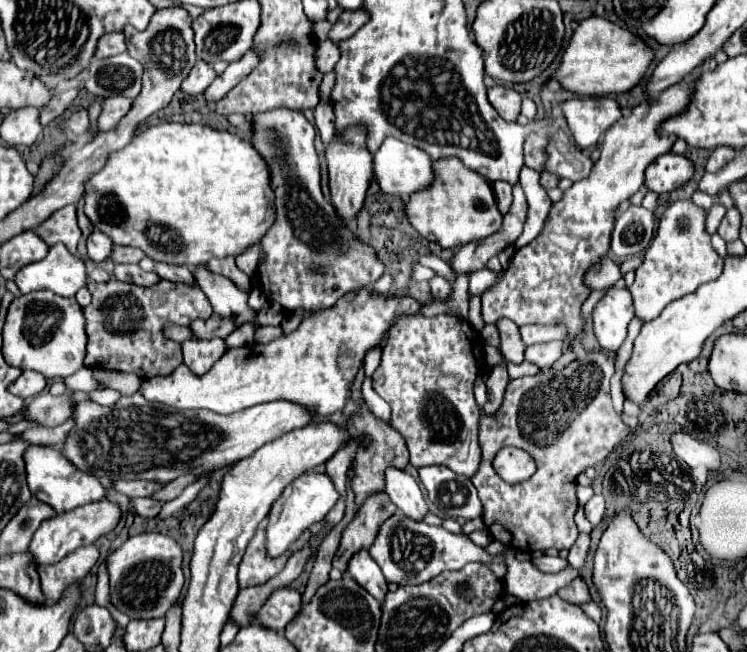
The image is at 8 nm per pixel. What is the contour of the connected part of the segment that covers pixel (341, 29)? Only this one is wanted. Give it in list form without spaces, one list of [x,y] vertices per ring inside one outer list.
[[[355,10],[355,12],[343,12],[337,22],[331,26],[327,38],[331,42],[341,42],[345,38],[349,38],[351,34],[355,34],[355,30],[359,30],[359,26],[367,20],[367,12],[365,10]]]

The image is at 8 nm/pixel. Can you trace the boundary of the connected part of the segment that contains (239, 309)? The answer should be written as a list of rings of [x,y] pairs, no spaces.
[[[205,264],[195,266],[193,270],[195,282],[207,296],[209,304],[213,306],[213,312],[219,316],[229,316],[233,314],[237,320],[237,326],[251,322],[255,318],[255,312],[247,306],[247,290],[241,290],[235,282],[229,278],[211,272]]]

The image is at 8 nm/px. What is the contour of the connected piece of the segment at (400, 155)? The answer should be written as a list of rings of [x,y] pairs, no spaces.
[[[387,138],[387,142],[383,142],[383,146],[377,150],[373,156],[373,172],[385,194],[397,194],[401,198],[409,198],[413,192],[427,190],[435,180],[431,156],[415,146],[399,142],[397,138]]]

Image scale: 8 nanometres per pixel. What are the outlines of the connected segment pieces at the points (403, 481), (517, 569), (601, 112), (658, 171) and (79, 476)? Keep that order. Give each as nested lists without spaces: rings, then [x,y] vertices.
[[[393,466],[385,470],[385,494],[403,514],[407,514],[407,518],[423,520],[423,516],[429,512],[421,488],[405,470]]]
[[[513,550],[503,552],[505,560],[503,566],[507,570],[503,578],[505,590],[515,596],[521,602],[531,602],[531,600],[543,600],[553,594],[557,594],[559,588],[567,586],[575,576],[579,576],[579,570],[573,568],[571,564],[563,568],[563,572],[557,574],[543,574],[531,566],[531,562],[519,562],[515,558]]]
[[[611,96],[573,98],[561,104],[575,142],[585,150],[599,142],[601,134],[621,118],[621,108]]]
[[[663,154],[647,168],[645,186],[657,194],[667,194],[675,188],[681,188],[693,178],[695,166],[685,154]]]
[[[29,444],[23,454],[23,460],[25,460],[25,470],[27,470],[29,490],[33,492],[35,498],[49,504],[55,512],[63,512],[63,510],[67,512],[67,510],[87,504],[87,502],[101,500],[105,496],[101,482],[91,474],[83,474],[81,470],[75,470],[75,466],[71,466],[71,462],[65,462],[63,454],[59,454],[59,446]]]

